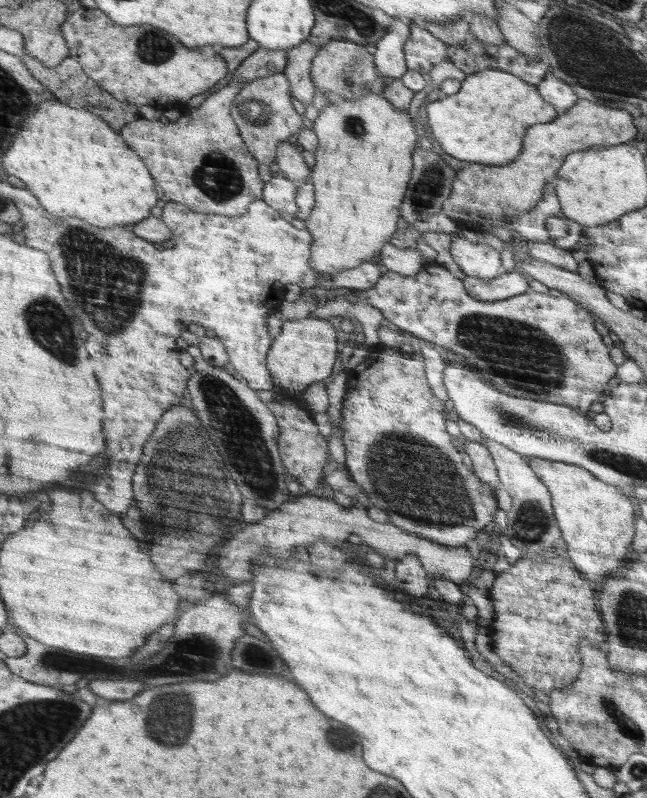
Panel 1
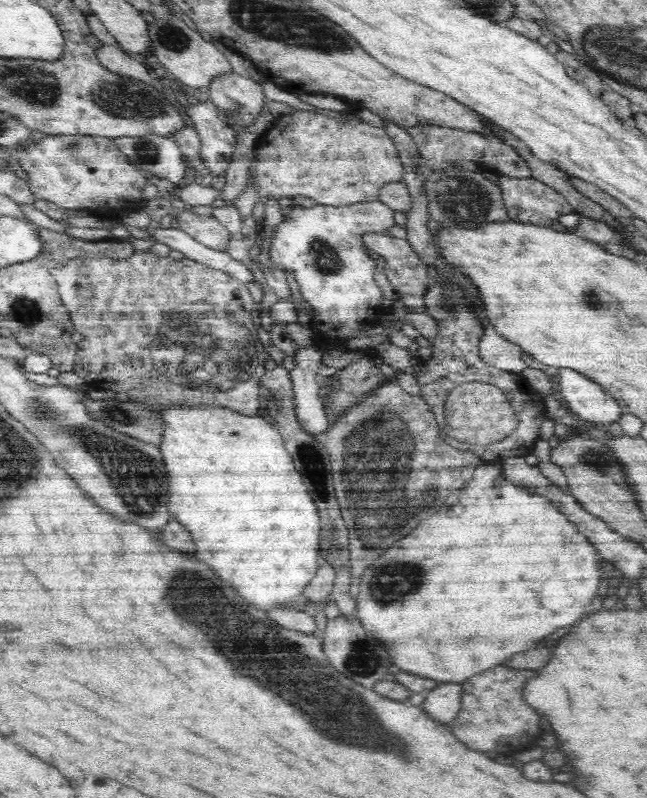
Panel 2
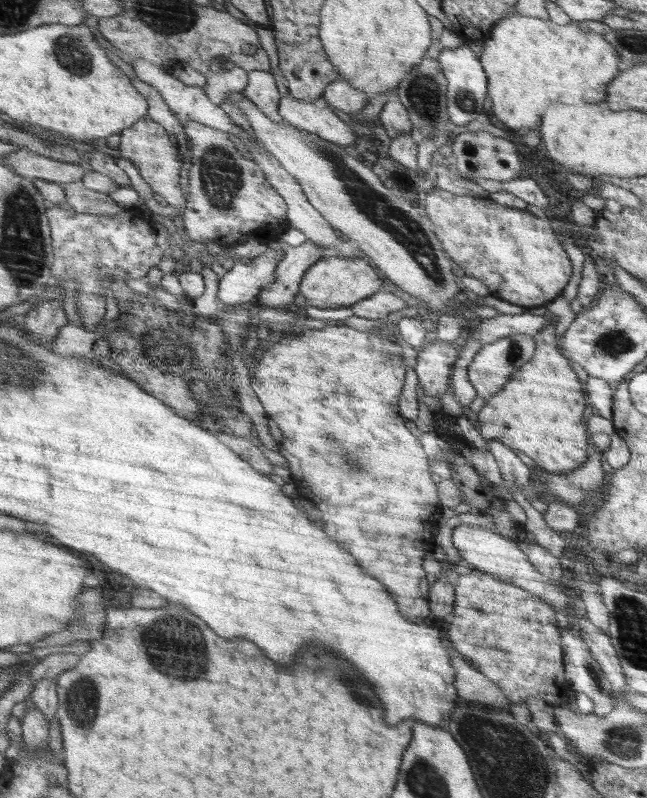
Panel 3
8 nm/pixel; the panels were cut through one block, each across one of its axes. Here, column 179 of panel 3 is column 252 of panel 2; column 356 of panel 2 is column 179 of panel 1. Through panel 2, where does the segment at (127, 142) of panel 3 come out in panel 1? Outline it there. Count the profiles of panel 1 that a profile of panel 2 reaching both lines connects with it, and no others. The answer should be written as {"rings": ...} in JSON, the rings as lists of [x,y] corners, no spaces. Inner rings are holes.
{"rings":[[[244,82],[224,85],[199,107],[192,108],[187,115],[175,122],[167,122],[165,118],[149,120],[144,117],[124,127],[122,130],[124,138],[147,161],[151,173],[156,176],[155,181],[164,188],[166,199],[187,204],[196,212],[238,217],[250,210],[252,203],[262,198],[262,188],[265,184],[258,176],[258,162],[247,148],[239,124],[233,116],[233,104],[244,90],[244,85]]]}

